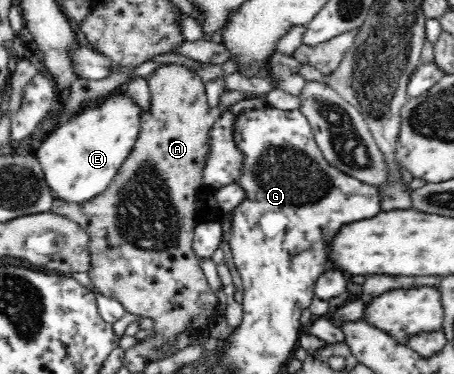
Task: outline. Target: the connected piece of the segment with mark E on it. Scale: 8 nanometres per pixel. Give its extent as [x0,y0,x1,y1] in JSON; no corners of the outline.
[35,92,140,205]

